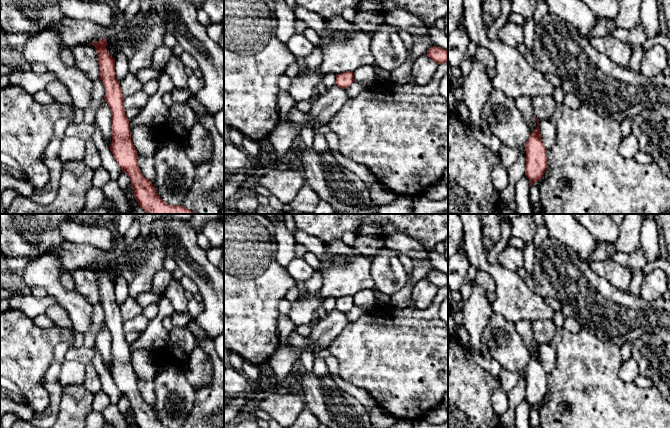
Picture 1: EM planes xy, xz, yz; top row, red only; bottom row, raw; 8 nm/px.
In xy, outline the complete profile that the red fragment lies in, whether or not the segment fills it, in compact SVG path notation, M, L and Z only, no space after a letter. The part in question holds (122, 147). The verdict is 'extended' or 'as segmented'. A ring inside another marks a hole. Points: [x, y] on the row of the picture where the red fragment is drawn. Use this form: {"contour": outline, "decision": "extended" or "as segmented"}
{"contour": "M105 38L91 43L97 52L100 80L105 89L104 100L111 110L112 143L110 150L131 180L134 197L147 214L196 214L182 206L166 204L156 193L152 182L145 178L138 166L138 153L131 140L129 119L123 106L124 96L115 76L115 59L109 54Z", "decision": "as segmented"}

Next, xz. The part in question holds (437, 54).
{"contour": "M437 46L431 47L426 55L438 64L448 62L448 51Z", "decision": "as segmented"}

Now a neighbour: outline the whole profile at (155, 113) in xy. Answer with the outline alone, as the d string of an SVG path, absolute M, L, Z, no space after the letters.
M163 73L158 79L158 90L149 97L146 105L132 119L129 119L130 133L137 125L147 125L154 129L164 125L170 119L170 109L162 101L166 92L174 88L171 78Z

